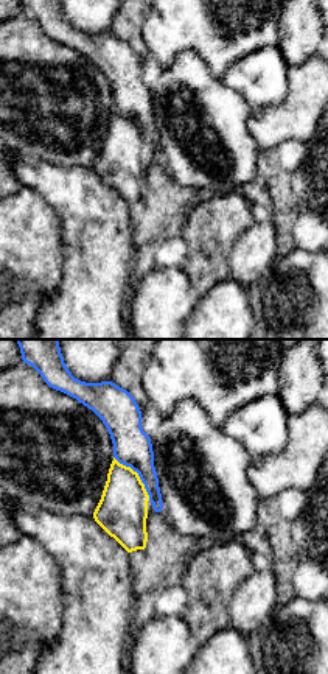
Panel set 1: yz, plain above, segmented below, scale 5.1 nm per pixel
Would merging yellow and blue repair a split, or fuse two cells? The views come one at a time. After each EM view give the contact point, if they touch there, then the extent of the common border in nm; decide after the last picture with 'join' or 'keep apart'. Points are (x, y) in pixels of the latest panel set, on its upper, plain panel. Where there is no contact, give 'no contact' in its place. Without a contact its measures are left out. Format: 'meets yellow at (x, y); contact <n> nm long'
meets yellow at (137, 126); contact 300 nm long

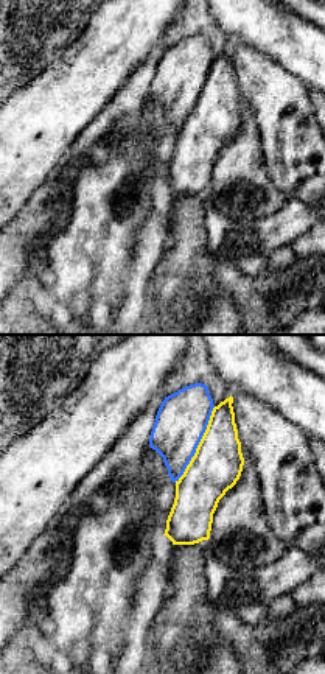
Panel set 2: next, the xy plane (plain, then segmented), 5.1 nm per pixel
meets yellow at (199, 95); contact 440 nm long

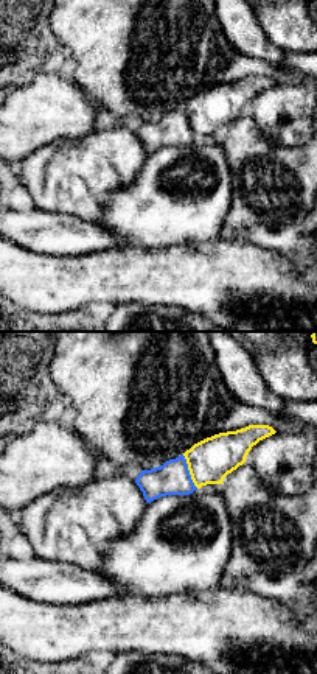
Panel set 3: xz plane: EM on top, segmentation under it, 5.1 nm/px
meets yellow at (190, 123); contact 190 nm long

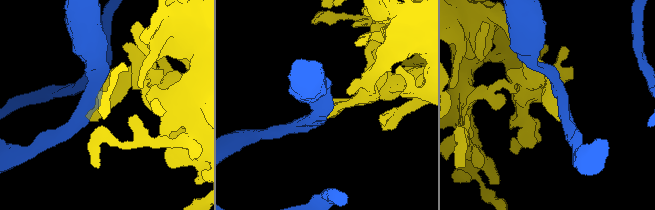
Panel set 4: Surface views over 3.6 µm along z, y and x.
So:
join

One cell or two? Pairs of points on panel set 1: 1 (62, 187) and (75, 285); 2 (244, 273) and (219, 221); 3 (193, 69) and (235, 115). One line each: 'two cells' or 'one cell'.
1: one cell
2: two cells
3: one cell

